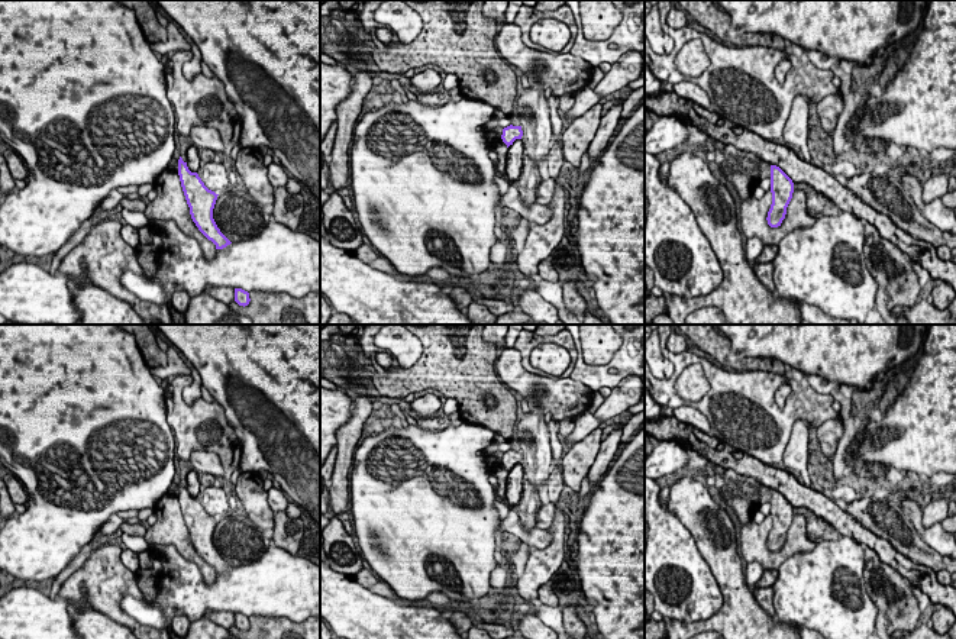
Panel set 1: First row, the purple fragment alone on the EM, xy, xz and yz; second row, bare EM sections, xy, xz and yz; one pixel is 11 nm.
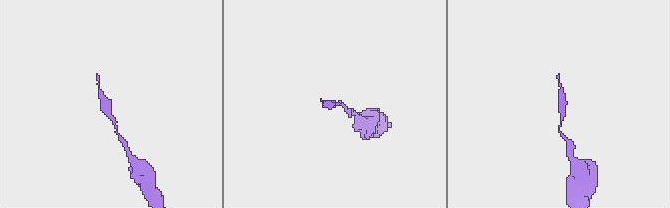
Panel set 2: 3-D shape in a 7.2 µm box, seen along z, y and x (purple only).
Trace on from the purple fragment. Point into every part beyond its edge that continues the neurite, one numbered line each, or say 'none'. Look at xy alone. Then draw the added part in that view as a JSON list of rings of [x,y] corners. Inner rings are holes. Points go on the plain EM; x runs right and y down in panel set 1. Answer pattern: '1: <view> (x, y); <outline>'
none

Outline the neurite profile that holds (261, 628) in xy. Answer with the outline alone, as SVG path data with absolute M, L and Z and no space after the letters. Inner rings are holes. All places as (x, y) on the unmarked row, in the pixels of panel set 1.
M249 616L249 629L239 630L236 626L229 627L229 632L239 639L320 639L320 617L307 617L304 622L293 622L288 617L265 617Z

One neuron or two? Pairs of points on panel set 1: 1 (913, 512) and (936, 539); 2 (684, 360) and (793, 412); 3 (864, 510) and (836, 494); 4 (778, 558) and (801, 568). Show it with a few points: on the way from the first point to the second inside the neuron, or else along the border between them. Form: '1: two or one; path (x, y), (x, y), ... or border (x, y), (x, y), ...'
1: one; path (917, 519), (917, 523), (929, 535)
2: one; path (711, 371), (730, 390), (752, 399), (765, 409)
3: two; border (855, 499), (848, 504)
4: two; border (816, 545), (808, 551), (797, 551), (777, 570)

